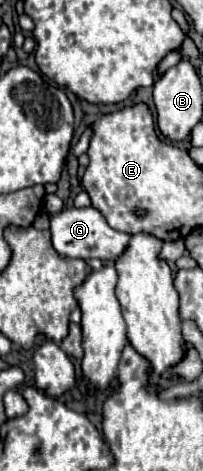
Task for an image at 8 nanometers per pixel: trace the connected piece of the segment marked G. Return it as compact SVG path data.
M65 208L59 214L51 216L51 236L53 248L67 258L99 258L99 260L117 260L117 254L125 250L125 242L129 242L129 234L113 230L103 214L93 208Z

